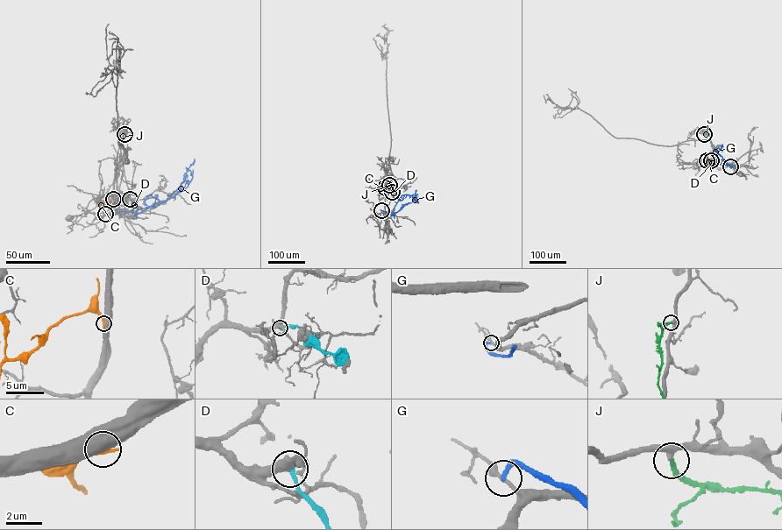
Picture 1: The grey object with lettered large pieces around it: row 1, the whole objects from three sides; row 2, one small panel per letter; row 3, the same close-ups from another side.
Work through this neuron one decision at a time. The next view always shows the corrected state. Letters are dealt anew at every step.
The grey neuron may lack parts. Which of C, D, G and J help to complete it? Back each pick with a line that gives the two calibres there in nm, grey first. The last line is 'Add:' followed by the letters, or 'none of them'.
Add: none of them

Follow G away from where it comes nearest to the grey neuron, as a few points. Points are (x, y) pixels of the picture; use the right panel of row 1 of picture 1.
G: (730, 166), (715, 163), (716, 154), (710, 154)

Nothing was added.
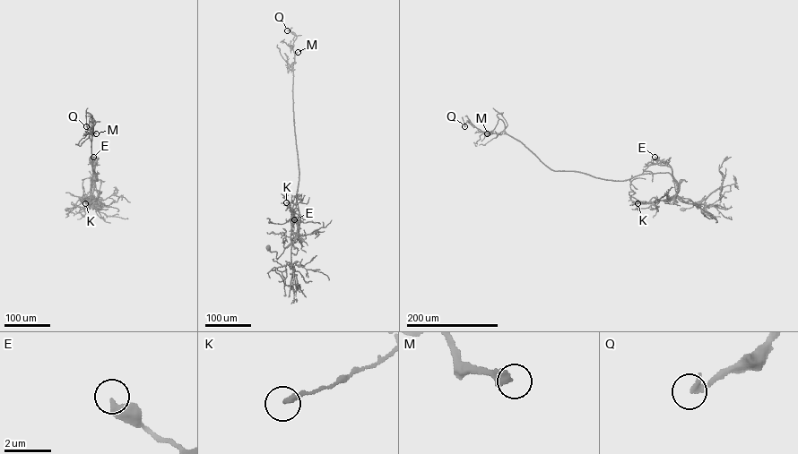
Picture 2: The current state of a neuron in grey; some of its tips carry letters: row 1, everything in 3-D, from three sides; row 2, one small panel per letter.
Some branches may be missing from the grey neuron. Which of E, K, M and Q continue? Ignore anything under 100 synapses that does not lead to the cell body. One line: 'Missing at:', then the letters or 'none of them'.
Missing at: Q

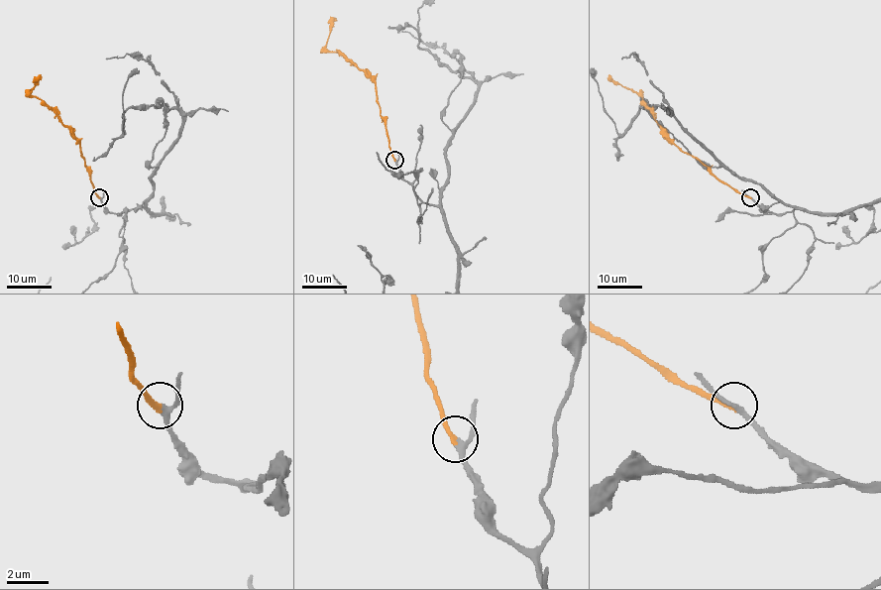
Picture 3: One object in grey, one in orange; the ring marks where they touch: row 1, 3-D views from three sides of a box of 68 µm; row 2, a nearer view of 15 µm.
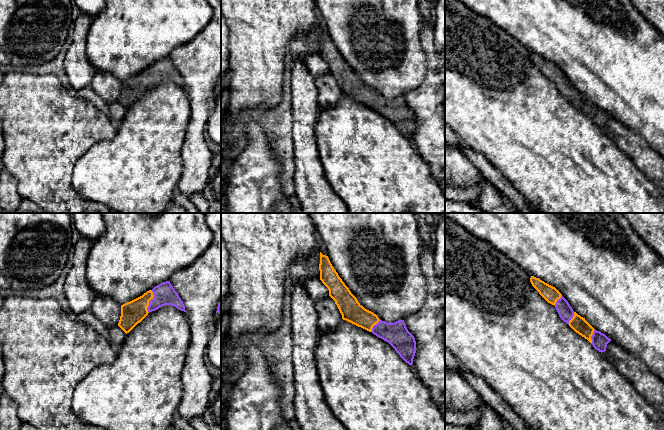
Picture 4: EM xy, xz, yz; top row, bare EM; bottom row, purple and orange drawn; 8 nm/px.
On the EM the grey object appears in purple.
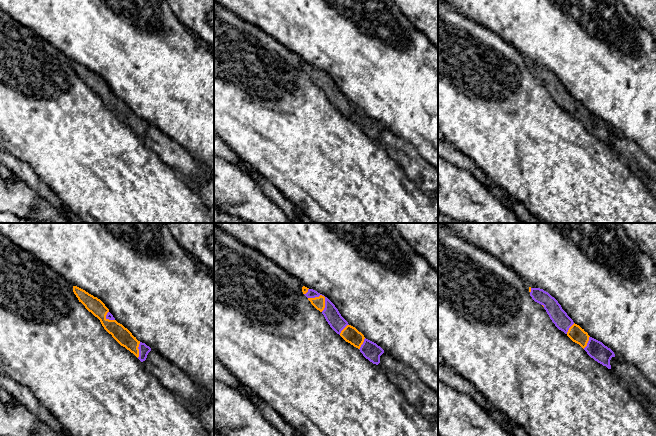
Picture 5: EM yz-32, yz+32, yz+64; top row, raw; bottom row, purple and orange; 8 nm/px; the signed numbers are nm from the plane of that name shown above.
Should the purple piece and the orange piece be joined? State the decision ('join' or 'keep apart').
join

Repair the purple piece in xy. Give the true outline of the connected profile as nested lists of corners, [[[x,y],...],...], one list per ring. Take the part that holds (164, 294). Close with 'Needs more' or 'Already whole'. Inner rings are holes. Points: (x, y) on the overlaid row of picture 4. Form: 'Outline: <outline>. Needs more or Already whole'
Outline: [[[170,281],[163,282],[142,296],[121,305],[121,316],[118,326],[127,334],[140,323],[149,312],[155,311],[165,305],[171,305],[186,312],[183,301]]]. Needs more

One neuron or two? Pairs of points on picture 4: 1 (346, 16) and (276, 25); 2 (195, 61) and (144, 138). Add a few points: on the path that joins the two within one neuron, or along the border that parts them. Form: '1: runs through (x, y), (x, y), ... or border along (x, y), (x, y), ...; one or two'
1: border along (317, 10), (320, 15); two
2: border along (185, 88), (189, 98), (190, 111); two

